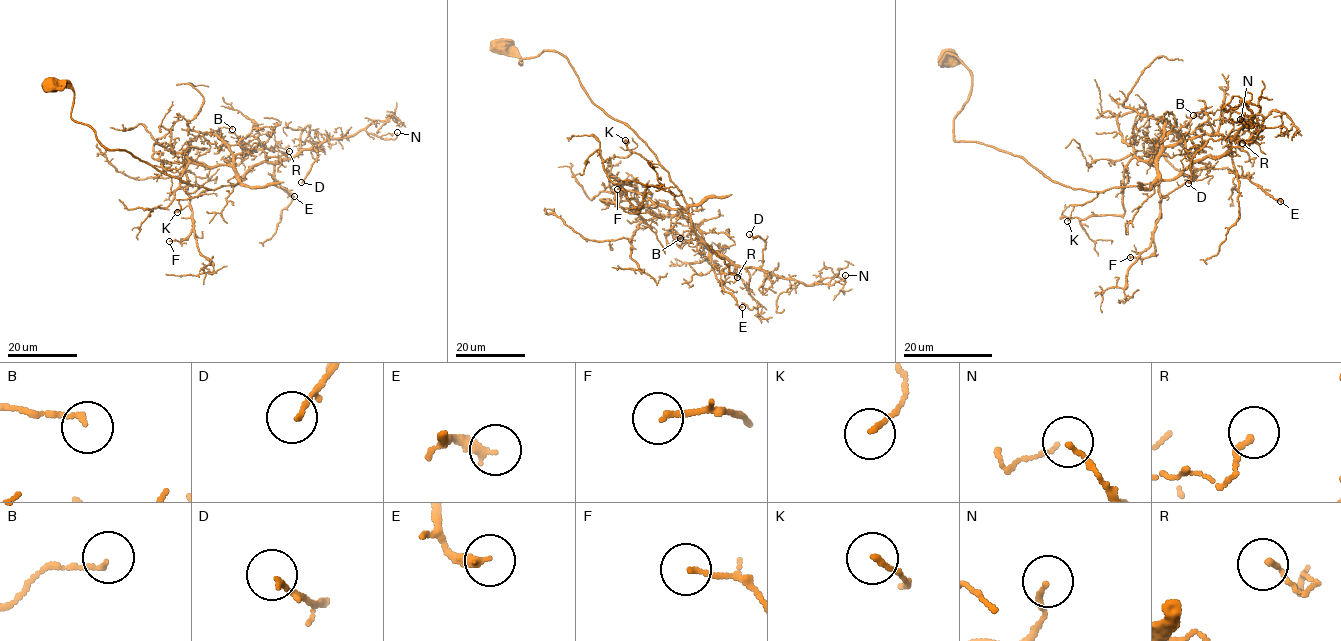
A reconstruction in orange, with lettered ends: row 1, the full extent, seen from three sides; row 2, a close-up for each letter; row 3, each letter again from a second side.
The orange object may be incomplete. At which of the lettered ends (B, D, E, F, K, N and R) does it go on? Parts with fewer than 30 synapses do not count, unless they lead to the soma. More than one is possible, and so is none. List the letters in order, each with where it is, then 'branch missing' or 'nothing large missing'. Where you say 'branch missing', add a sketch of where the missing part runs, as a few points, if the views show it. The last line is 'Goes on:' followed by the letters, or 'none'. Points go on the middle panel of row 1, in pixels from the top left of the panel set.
B: (680, 238) | nothing large missing
D: (749, 234) | nothing large missing
E: (742, 307) | nothing large missing
F: (617, 189) | nothing large missing
K: (625, 140) | nothing large missing
N: (845, 275) | nothing large missing
R: (737, 277) | nothing large missing
Goes on: none

